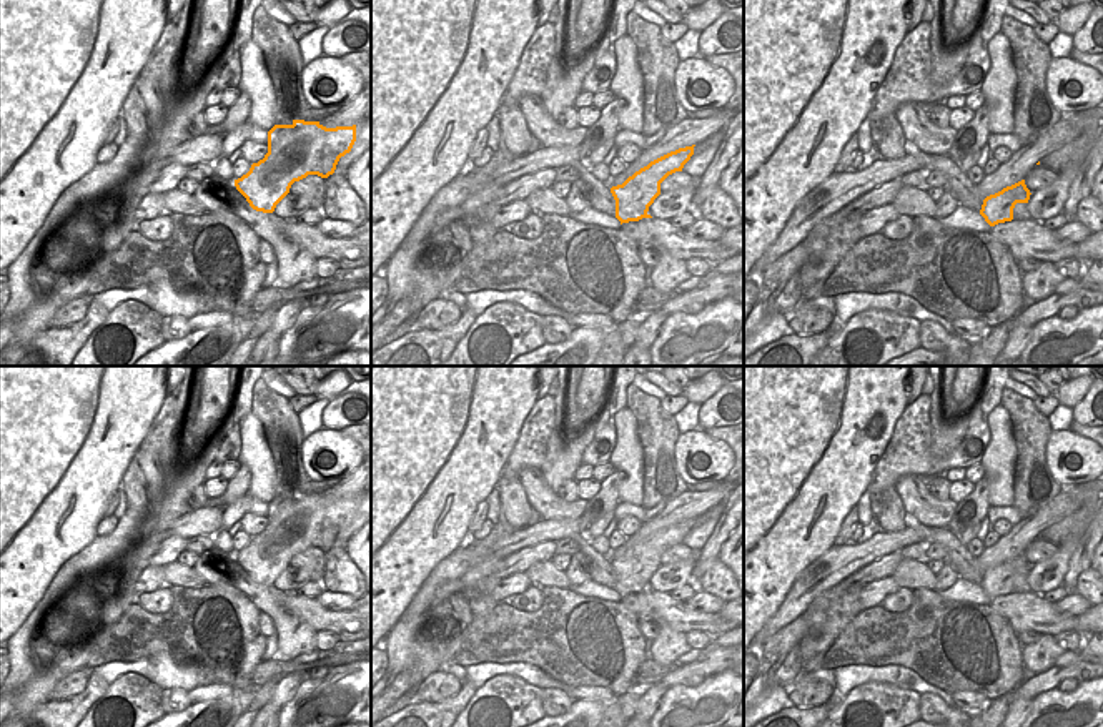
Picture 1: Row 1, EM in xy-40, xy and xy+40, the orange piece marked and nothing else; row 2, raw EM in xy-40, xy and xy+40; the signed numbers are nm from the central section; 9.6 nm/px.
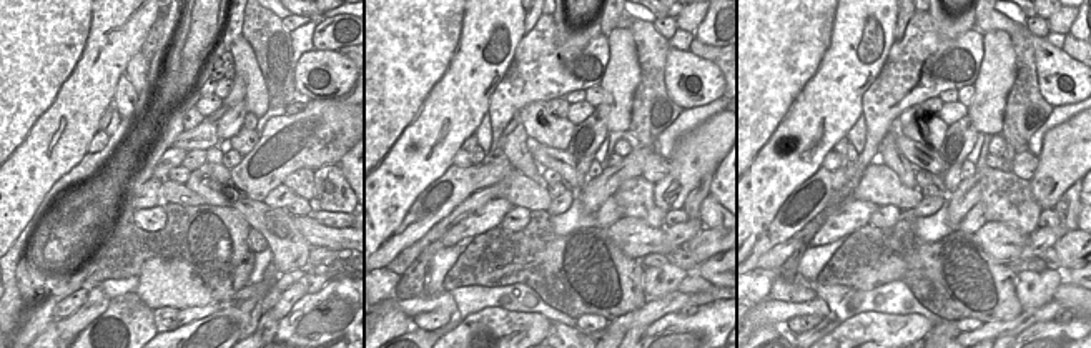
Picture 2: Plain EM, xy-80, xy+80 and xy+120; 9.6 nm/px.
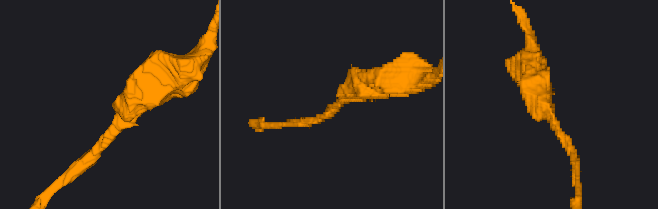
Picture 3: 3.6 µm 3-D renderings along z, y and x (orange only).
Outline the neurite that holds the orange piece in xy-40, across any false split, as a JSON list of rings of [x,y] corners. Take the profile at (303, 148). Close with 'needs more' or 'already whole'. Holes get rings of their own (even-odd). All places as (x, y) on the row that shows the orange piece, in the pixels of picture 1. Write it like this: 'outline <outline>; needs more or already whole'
outline [[[293,120],[268,131],[268,153],[235,180],[256,211],[273,213],[294,181],[308,175],[328,178],[356,141],[356,125],[326,128],[319,121]]]; already whole

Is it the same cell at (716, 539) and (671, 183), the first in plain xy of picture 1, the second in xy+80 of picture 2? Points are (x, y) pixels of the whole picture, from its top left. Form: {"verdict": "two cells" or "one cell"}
{"verdict": "two cells"}

